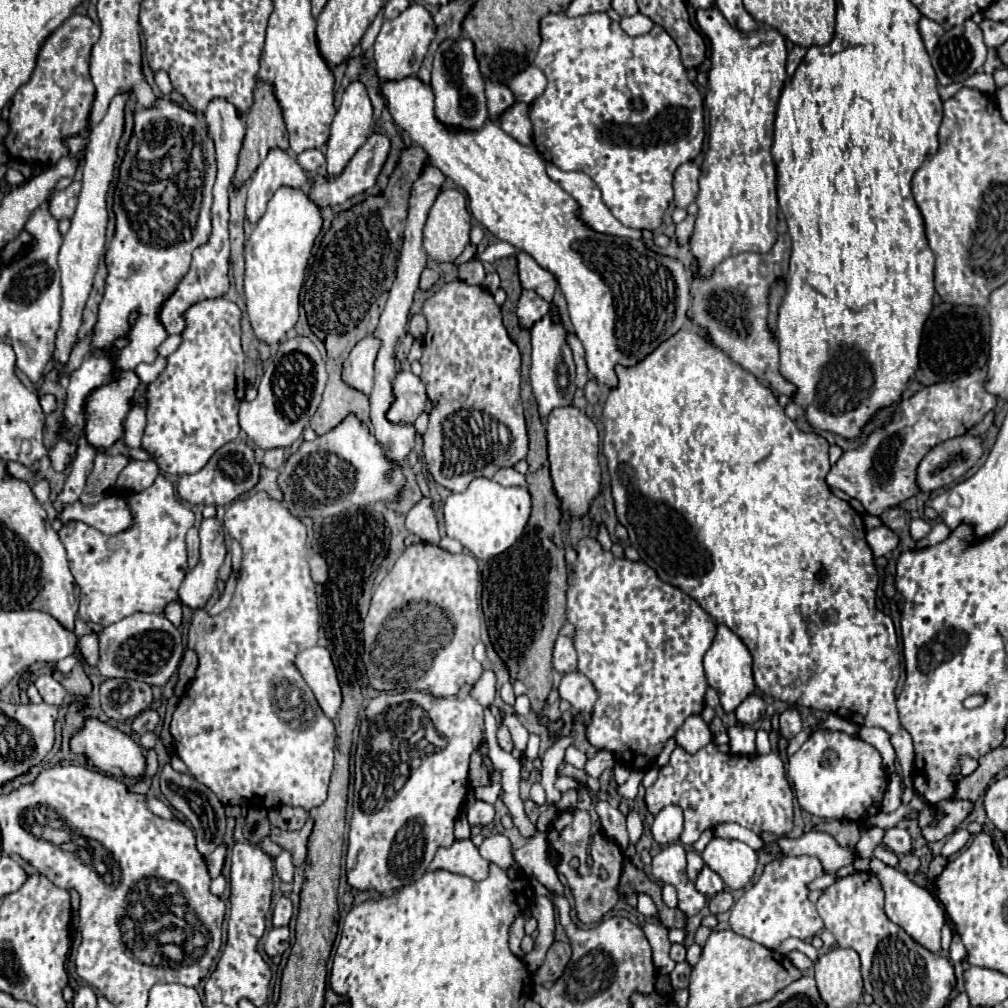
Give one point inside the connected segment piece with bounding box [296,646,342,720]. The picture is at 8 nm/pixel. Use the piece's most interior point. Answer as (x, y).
(315, 664)

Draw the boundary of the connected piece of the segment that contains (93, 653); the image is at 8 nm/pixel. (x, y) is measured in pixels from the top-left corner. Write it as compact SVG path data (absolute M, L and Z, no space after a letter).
M96 632L84 634L80 638L80 652L90 666L96 666L96 662L98 662L98 636L96 636Z

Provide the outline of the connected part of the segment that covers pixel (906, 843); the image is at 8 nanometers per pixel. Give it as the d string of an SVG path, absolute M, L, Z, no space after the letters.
M890 828L884 832L882 844L896 854L906 854L910 852L910 834L904 828Z

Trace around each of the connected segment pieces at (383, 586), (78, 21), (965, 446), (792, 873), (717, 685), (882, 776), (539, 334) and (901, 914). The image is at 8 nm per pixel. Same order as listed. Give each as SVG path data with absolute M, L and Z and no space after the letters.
M426 542L408 546L376 588L364 620L364 666L368 684L384 692L412 688L430 692L432 696L456 696L462 684L474 684L482 674L482 664L472 656L476 642L480 642L478 584L480 574L474 556L464 552L450 554Z
M70 16L56 32L48 36L44 46L40 48L36 68L30 76L30 80L18 88L18 92L12 98L10 106L10 136L12 144L6 144L10 156L20 158L24 162L40 162L40 164L56 164L64 154L66 148L62 144L64 136L70 134L88 134L88 112L90 104L94 100L94 84L90 80L88 72L88 58L90 58L90 48L98 40L100 28L94 24L88 16Z
M970 432L936 444L918 464L916 484L920 492L934 492L960 480L976 462L984 450L984 438Z
M786 856L786 860L782 862L780 860L770 862L764 868L760 880L752 888L748 888L742 894L742 898L732 906L730 928L736 934L750 938L762 946L768 946L772 950L776 950L782 940L792 936L800 940L816 936L824 928L824 924L816 912L816 906L808 900L806 884L822 874L824 870L820 860L812 856L798 856L798 858Z
M726 624L716 626L716 638L704 656L704 670L706 670L708 684L718 692L722 708L726 712L736 710L736 706L756 690L752 678L752 656L746 644L742 644L742 640L730 628L726 628Z
M814 730L802 748L788 760L792 780L802 810L836 820L866 820L882 810L882 798L888 786L882 758L872 744L852 738L838 730Z
M556 306L550 308L542 320L538 320L532 326L532 370L530 370L530 380L532 380L532 392L538 402L538 410L542 416L542 422L546 422L546 416L556 408L556 406L566 406L572 402L576 386L574 386L574 360L572 360L572 350L568 346L568 330L564 328L562 322L554 320L556 316Z
M872 858L872 862L870 862L870 872L878 876L882 890L886 892L886 916L894 924L904 928L920 946L938 954L940 952L940 930L946 922L946 914L944 914L942 906L938 904L938 900L926 888L920 888L912 880L908 880L908 876L902 870L886 866L884 862L880 862L876 858Z

